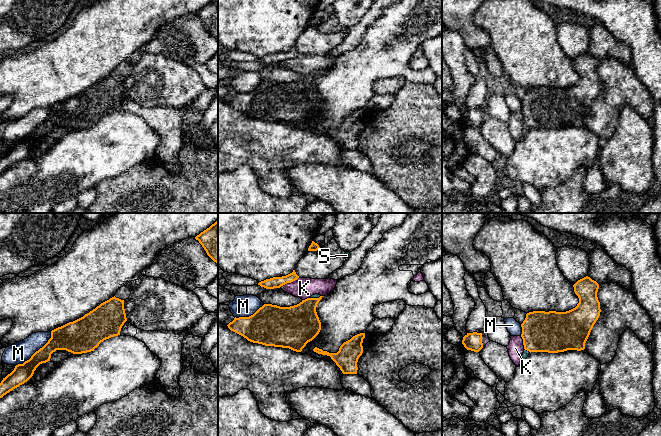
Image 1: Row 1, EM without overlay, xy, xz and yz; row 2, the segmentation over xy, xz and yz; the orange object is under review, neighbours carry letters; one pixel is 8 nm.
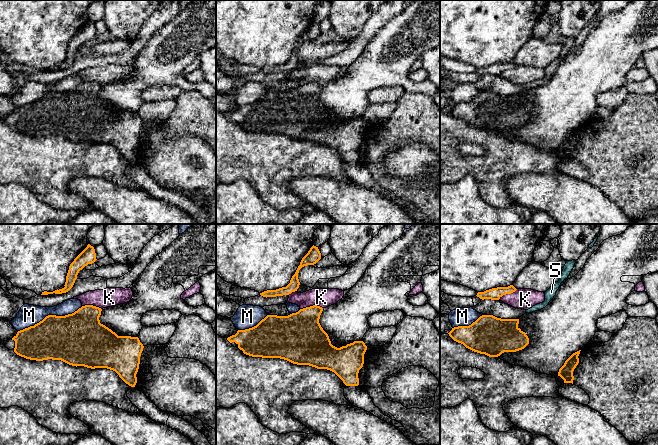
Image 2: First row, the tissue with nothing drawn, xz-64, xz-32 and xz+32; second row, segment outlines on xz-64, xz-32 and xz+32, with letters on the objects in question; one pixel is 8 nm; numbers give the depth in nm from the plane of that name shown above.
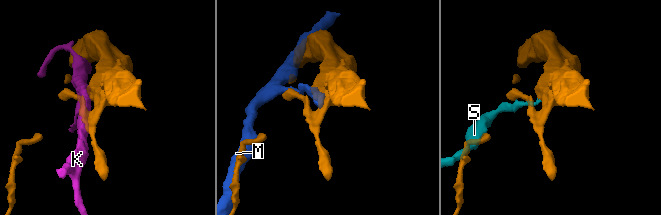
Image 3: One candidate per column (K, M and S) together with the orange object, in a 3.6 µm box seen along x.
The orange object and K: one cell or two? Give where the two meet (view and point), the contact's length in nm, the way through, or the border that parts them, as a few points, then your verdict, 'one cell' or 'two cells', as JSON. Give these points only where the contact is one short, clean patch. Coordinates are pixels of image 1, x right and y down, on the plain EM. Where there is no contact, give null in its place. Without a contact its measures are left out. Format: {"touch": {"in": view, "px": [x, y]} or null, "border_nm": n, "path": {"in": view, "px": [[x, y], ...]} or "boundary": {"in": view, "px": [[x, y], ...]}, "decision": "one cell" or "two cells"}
{"touch": {"in": "xz", "px": [288, 58]}, "border_nm": 180, "decision": "two cells"}

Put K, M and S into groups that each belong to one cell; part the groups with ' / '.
K / M / S

